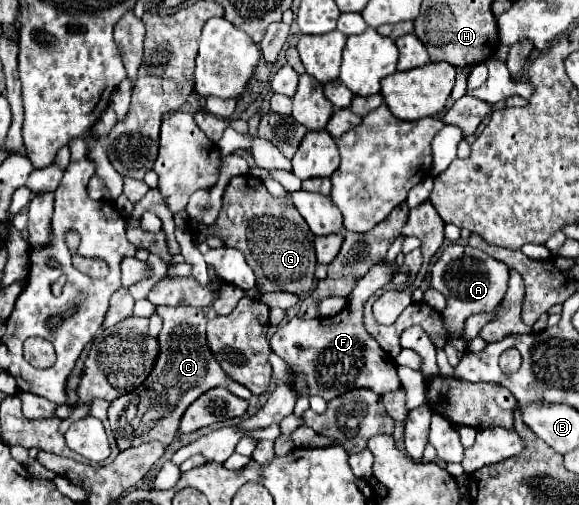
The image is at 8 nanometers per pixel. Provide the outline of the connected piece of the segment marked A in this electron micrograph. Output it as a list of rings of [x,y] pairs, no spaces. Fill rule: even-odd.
[[[452,243],[444,249],[440,259],[432,267],[430,283],[436,291],[444,293],[448,301],[448,307],[442,311],[442,321],[444,321],[444,327],[448,329],[448,339],[462,337],[464,321],[470,315],[492,311],[504,299],[504,293],[508,289],[508,277],[510,277],[508,267],[504,263],[490,259],[486,253],[474,247]]]

